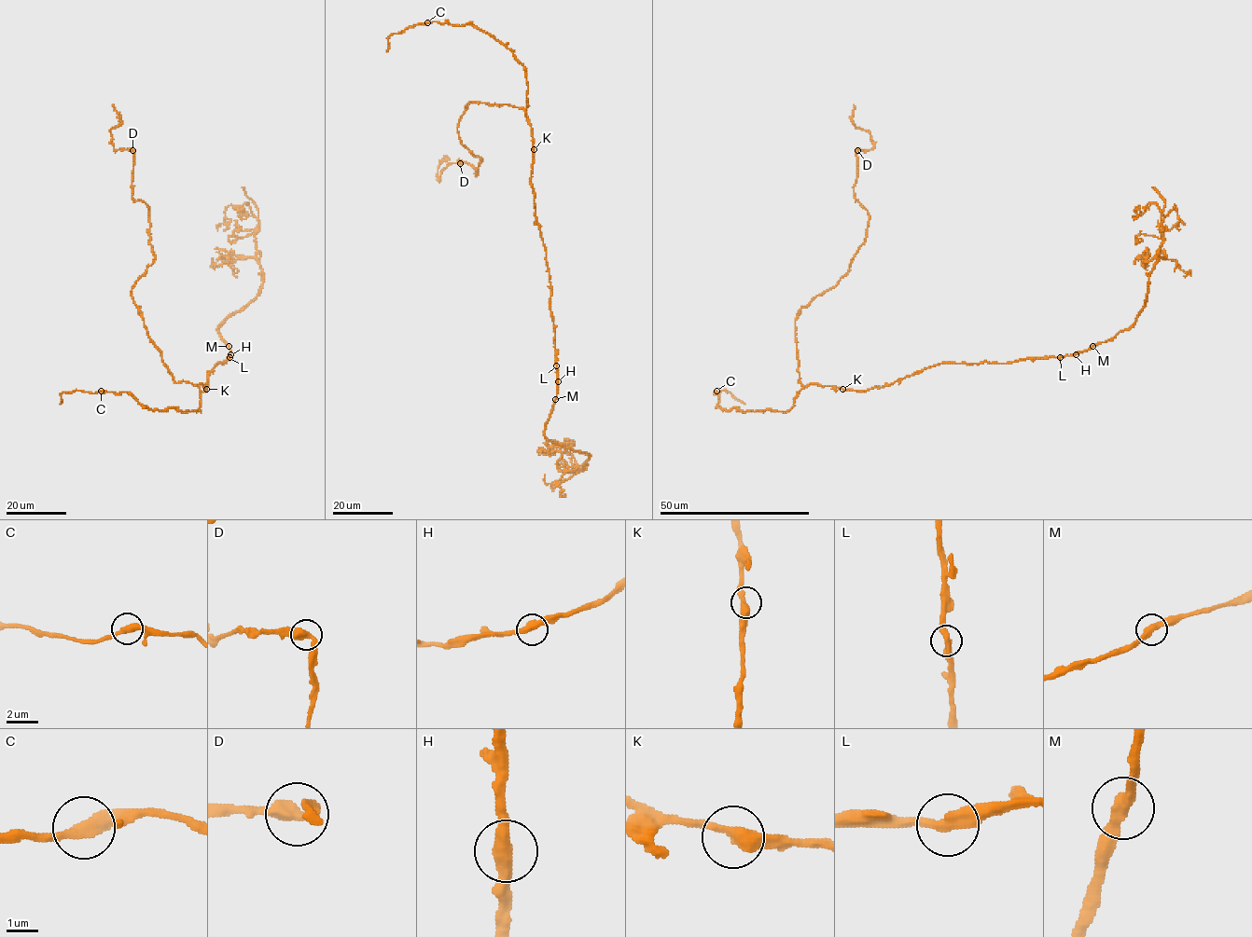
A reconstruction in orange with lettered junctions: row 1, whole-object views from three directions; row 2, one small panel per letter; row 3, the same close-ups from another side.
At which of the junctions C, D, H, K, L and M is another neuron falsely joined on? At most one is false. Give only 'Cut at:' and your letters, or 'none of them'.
Cut at: none of them

